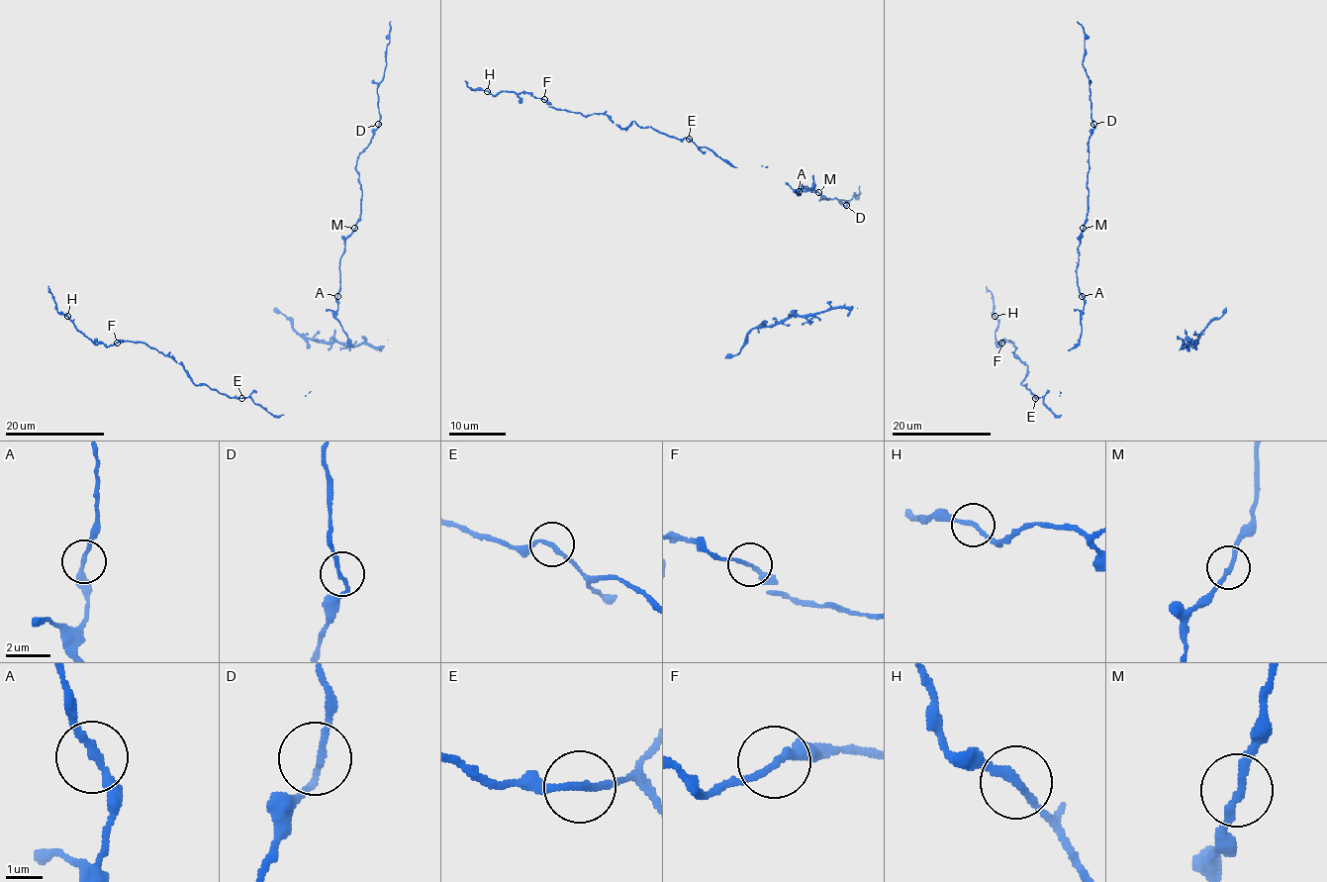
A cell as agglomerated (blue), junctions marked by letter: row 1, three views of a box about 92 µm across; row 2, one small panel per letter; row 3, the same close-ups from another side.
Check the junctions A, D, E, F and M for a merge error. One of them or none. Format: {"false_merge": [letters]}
{"false_merge": ["F"]}

